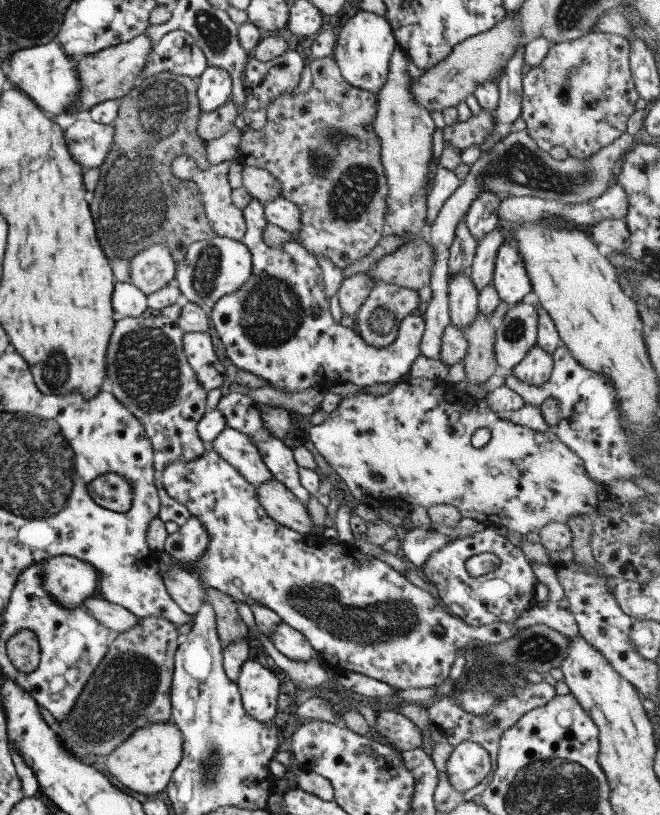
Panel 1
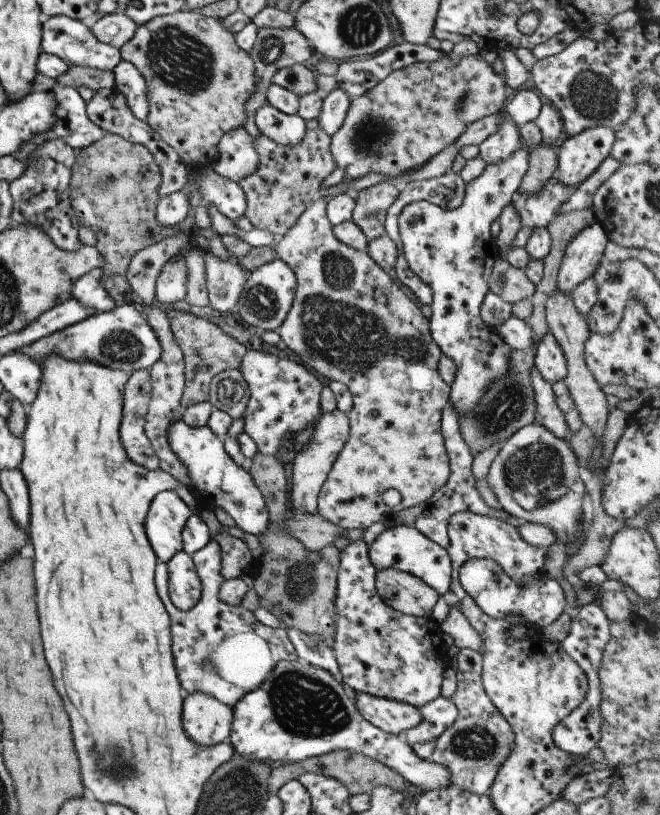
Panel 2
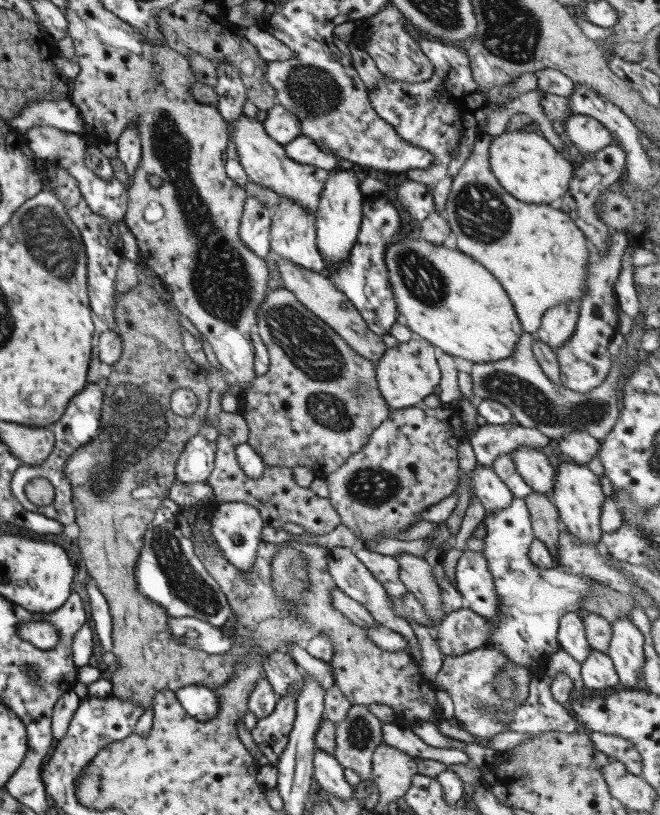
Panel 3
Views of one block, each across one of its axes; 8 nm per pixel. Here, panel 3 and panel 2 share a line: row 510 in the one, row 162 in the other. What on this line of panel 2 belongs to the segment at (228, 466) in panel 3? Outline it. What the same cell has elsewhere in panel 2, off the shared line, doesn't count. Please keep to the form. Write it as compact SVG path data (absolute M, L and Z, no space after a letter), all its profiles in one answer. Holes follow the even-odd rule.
M317 127L306 129L301 142L292 147L275 144L261 134L253 140L258 154L257 166L251 174L237 182L246 204L243 217L253 228L267 230L275 237L281 238L311 202L316 200L319 184L335 169L335 162L329 150L330 139L323 129Z

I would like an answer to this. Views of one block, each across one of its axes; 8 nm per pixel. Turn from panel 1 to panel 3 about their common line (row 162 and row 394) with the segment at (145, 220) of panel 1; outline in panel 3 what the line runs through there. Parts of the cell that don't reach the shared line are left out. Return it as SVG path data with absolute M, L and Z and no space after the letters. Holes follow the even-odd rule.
M138 282L133 289L121 294L121 296L116 297L116 304L114 306L114 324L116 325L116 330L122 340L122 351L119 355L119 359L111 366L107 368L107 375L105 378L106 384L104 386L104 391L102 392L102 401L100 408L100 421L99 421L99 432L97 434L96 445L97 454L90 455L82 452L73 452L65 461L63 472L66 479L69 481L72 487L72 498L74 509L74 522L79 528L78 537L76 538L76 544L78 546L79 552L82 554L83 562L85 563L85 568L93 580L93 583L99 589L99 592L105 597L106 603L108 604L108 611L111 617L111 640L112 647L110 652L116 658L116 668L112 672L109 682L111 685L110 692L113 697L117 698L130 698L131 703L141 709L147 710L147 707L151 706L151 700L155 696L156 692L160 690L176 691L182 686L187 686L190 684L196 684L201 686L206 686L208 689L215 690L217 687L224 685L234 673L234 666L238 664L238 660L244 659L246 652L252 645L252 636L244 636L244 638L239 638L239 643L235 641L235 645L231 647L226 653L221 654L207 654L202 650L195 650L194 648L187 648L184 644L176 642L172 638L170 630L168 630L168 615L158 604L151 602L148 598L145 598L136 587L136 582L134 579L134 566L139 556L138 551L141 548L143 535L147 524L154 517L154 510L159 507L160 502L163 498L168 495L169 487L174 483L174 466L176 465L176 460L183 450L185 443L195 434L201 431L201 426L206 414L208 407L208 394L210 391L210 386L206 381L206 377L199 370L199 368L191 362L191 360L185 355L186 352L183 350L182 345L182 327L179 325L178 320L175 318L174 314L163 305L159 296L155 295L155 291L151 286L143 285ZM177 388L189 388L191 389L195 396L198 398L198 405L195 411L189 417L181 417L175 415L171 412L168 406L169 396Z

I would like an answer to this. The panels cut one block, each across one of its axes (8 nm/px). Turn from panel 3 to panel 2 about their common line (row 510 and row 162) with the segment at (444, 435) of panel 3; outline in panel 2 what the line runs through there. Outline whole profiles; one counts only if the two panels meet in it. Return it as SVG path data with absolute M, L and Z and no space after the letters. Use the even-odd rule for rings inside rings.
M479 52L458 59L450 54L443 54L434 61L413 63L393 69L373 88L350 100L342 125L329 138L329 150L335 168L343 169L345 172L341 182L353 182L367 174L381 174L396 179L409 170L415 170L447 145L451 145L468 124L498 114L509 97L504 76L495 73Z

